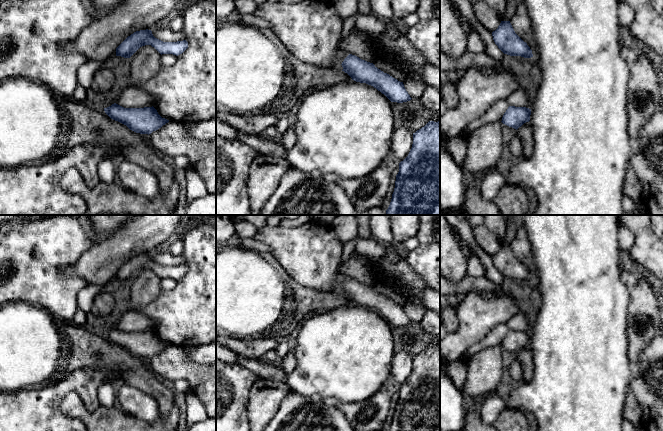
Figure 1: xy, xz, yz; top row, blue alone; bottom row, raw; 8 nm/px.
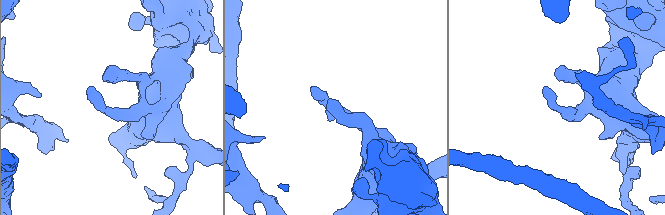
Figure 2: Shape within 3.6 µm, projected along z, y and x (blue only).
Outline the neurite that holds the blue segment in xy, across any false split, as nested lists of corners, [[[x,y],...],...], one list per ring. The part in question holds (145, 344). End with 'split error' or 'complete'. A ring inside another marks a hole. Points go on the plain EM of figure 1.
[[[116,327],[104,332],[105,337],[113,344],[126,349],[130,354],[140,358],[151,358],[169,344],[162,342],[152,331],[124,332]]]; complete

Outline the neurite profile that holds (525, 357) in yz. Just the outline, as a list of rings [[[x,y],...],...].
[[[530,345],[517,353],[517,359],[523,369],[522,383],[530,382],[534,374],[533,353]]]

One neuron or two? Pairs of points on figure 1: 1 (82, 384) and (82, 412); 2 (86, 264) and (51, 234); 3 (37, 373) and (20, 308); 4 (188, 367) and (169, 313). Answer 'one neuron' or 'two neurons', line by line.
1: two neurons
2: two neurons
3: one neuron
4: two neurons

